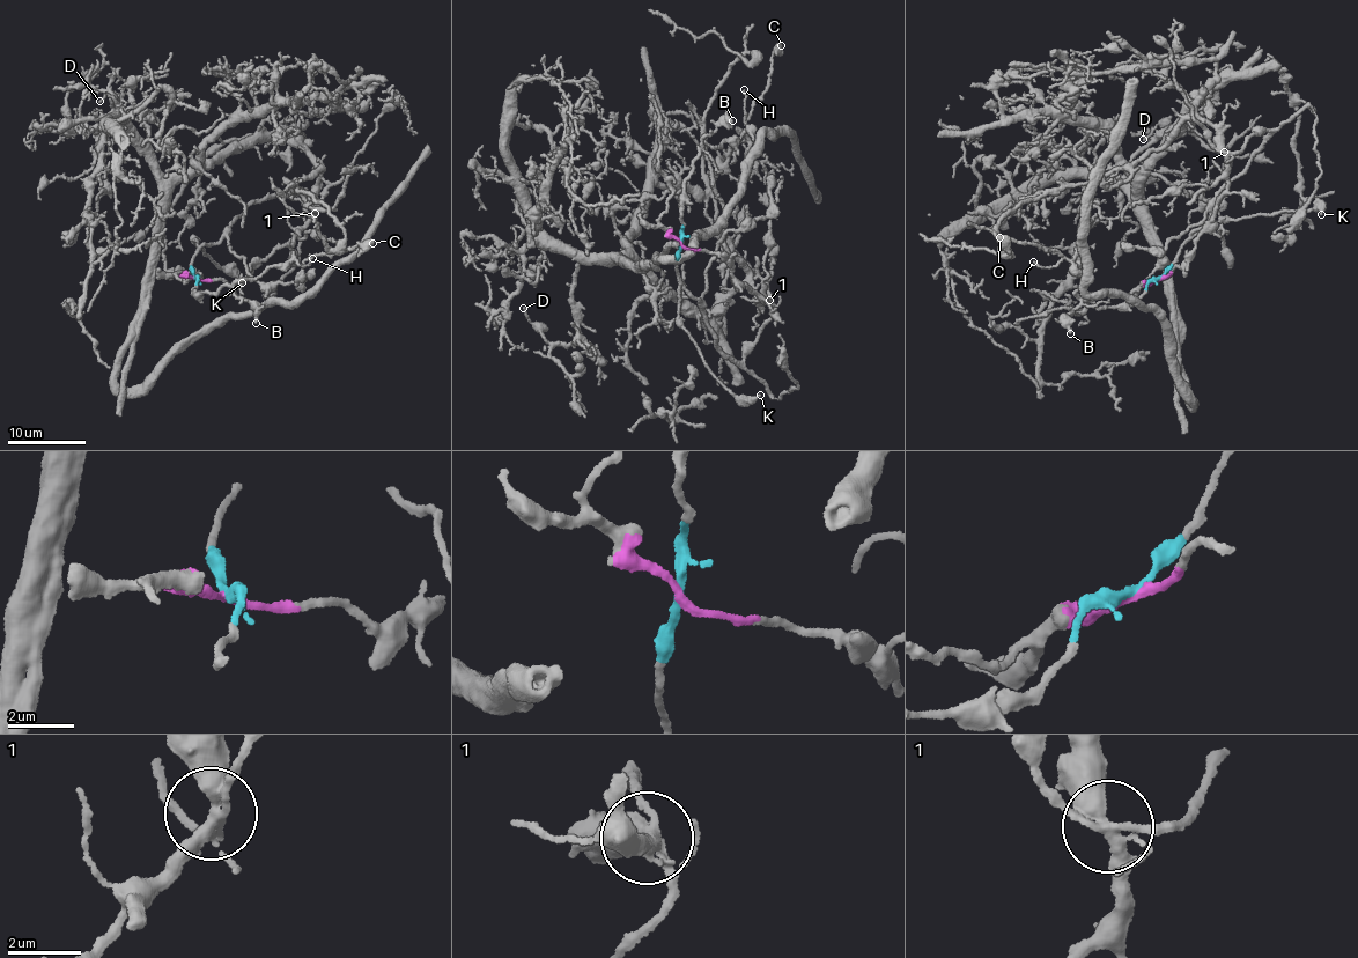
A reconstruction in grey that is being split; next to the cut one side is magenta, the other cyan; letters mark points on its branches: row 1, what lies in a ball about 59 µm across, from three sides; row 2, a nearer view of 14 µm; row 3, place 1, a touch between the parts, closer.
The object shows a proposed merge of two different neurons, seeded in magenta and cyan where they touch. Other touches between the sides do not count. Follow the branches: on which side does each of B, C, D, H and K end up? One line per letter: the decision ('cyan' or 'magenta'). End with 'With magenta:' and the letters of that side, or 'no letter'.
B: cyan
C: cyan
D: magenta
H: cyan
K: cyan
With magenta: D

